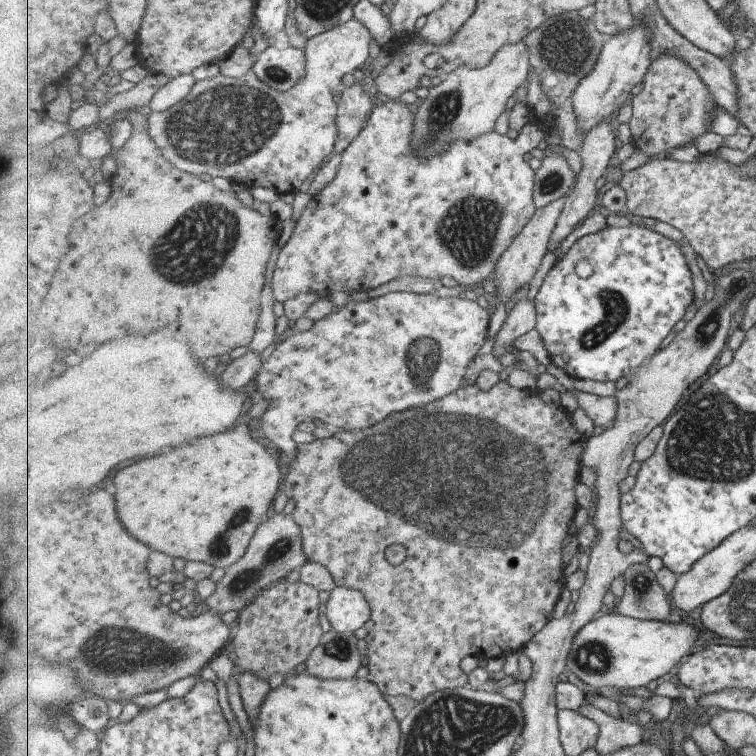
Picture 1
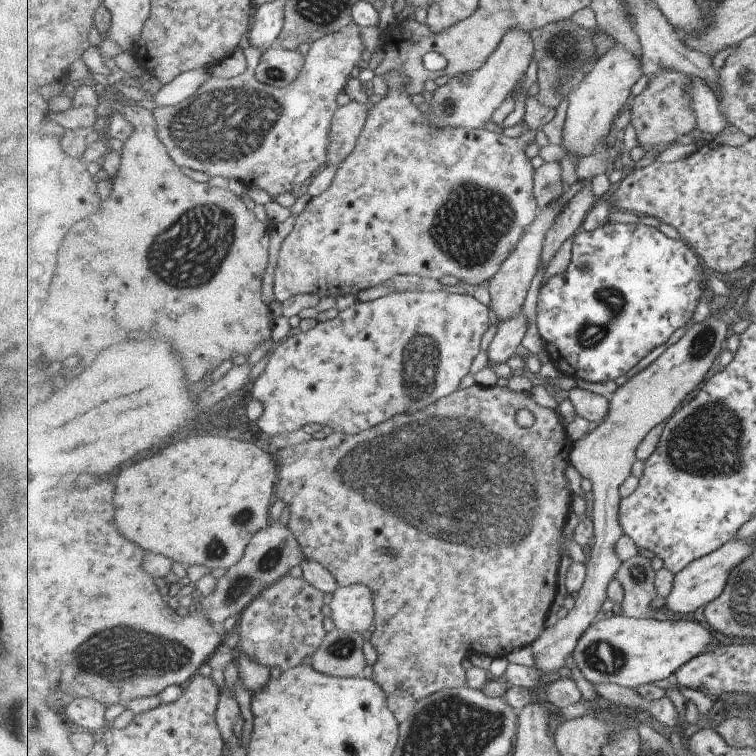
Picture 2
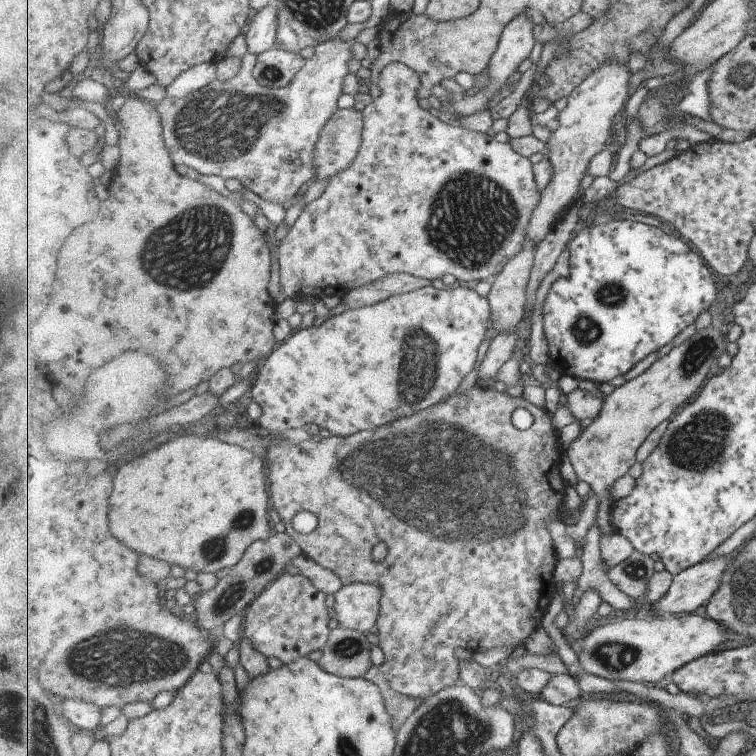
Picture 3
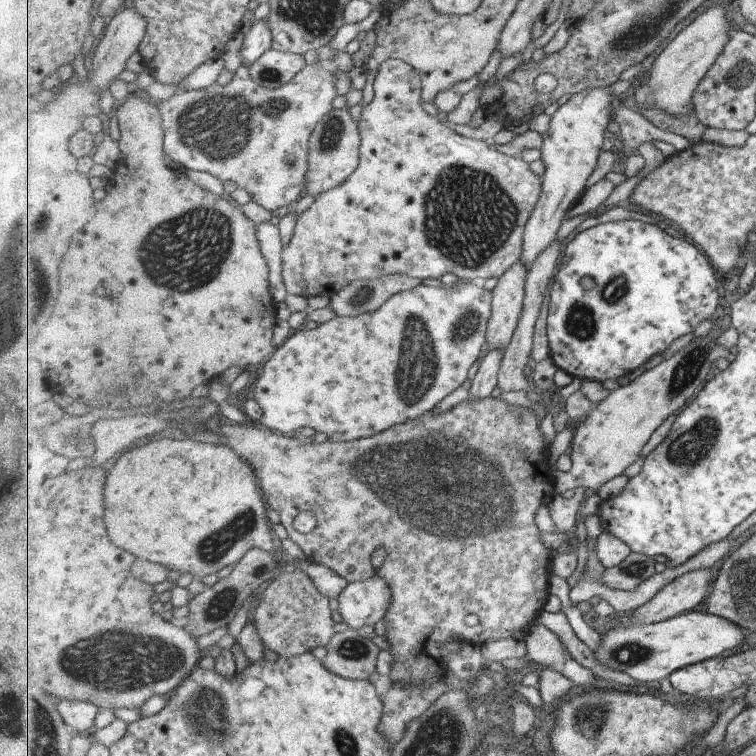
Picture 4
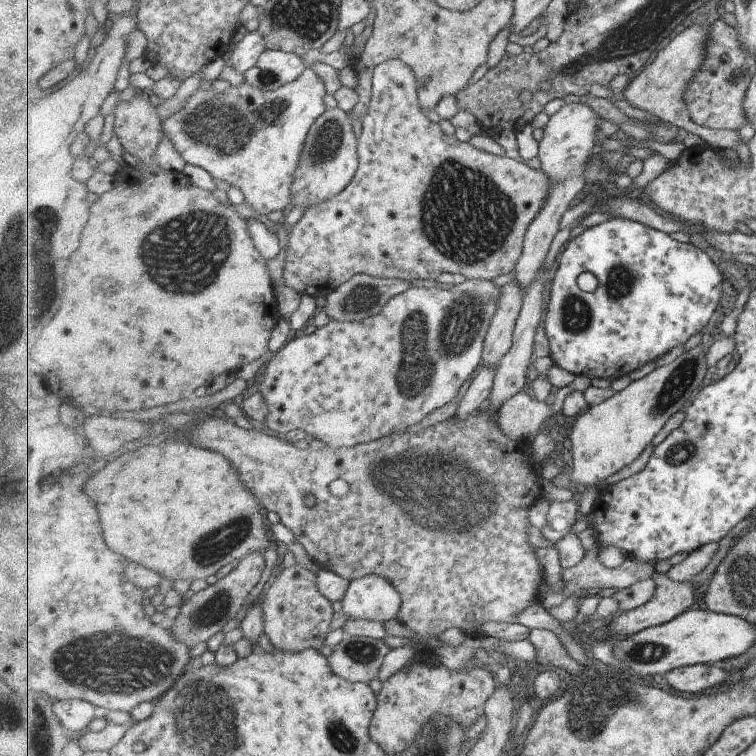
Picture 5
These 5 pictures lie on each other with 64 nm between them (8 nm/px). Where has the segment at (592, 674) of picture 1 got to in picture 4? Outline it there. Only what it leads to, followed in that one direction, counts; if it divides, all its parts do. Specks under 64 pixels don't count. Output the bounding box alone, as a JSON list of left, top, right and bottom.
[593,608,748,685]

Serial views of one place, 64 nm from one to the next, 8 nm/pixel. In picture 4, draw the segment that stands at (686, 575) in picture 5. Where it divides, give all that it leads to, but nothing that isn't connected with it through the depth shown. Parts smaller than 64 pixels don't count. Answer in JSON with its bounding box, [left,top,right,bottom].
[570,515,733,613]

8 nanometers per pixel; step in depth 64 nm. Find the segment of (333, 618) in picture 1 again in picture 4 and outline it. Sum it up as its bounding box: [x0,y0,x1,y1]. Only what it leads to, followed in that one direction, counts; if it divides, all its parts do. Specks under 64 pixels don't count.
[337,578,392,631]

